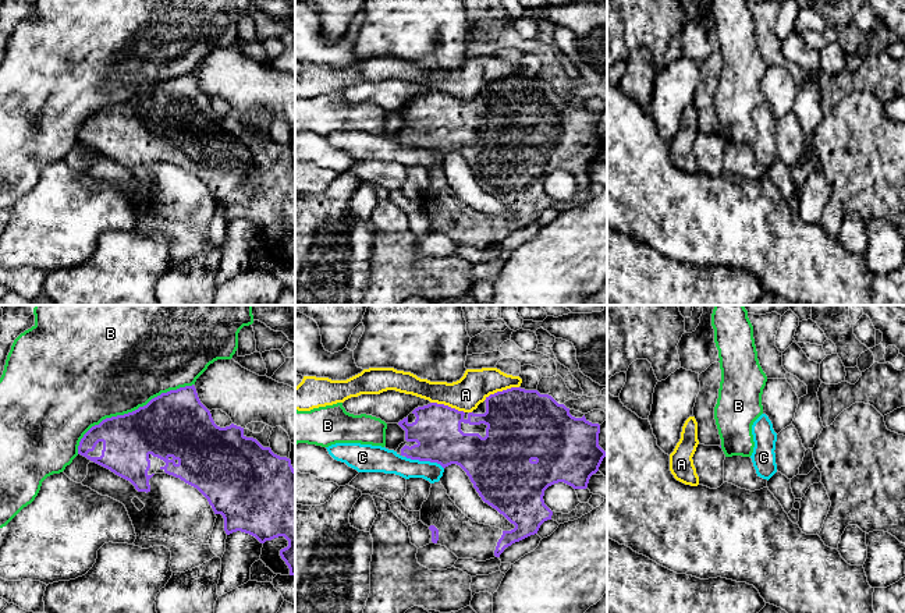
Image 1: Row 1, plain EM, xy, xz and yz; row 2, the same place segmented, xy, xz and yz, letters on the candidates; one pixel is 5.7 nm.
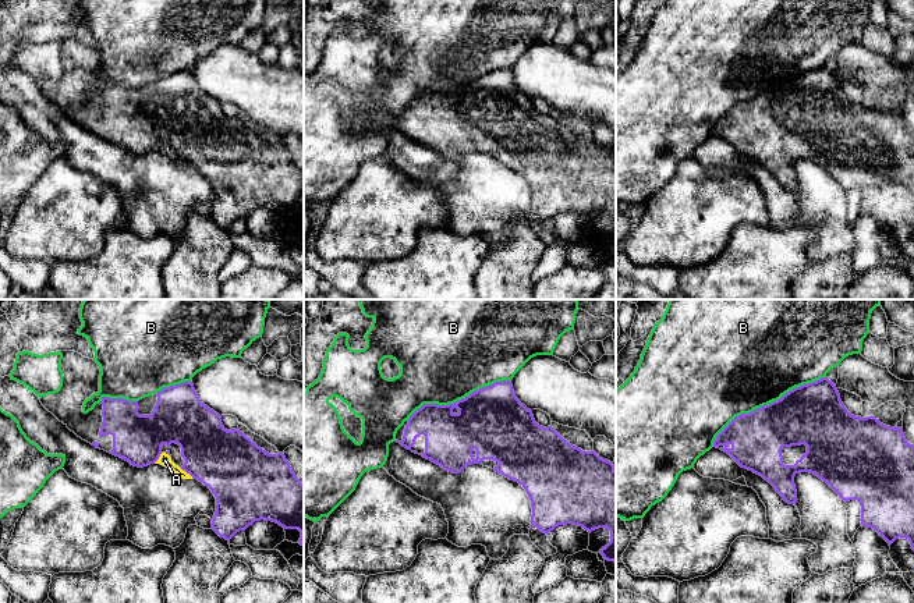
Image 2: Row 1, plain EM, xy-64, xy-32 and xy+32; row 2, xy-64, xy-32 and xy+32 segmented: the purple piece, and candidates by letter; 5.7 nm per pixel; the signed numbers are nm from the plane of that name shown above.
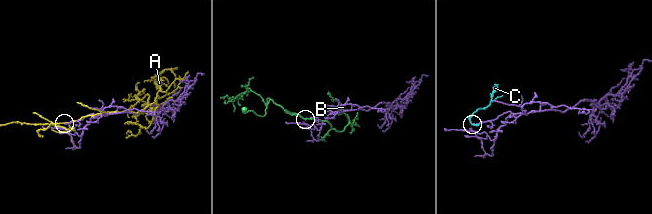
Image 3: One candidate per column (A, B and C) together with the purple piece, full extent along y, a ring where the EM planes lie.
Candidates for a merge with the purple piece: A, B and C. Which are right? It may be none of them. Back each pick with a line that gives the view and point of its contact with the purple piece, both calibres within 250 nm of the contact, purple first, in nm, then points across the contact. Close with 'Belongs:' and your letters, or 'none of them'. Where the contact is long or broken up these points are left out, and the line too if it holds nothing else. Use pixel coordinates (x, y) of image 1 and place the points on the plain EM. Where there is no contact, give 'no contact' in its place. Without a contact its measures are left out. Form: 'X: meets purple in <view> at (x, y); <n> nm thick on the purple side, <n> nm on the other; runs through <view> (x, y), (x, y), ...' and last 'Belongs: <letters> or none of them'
Belongs: none of them

